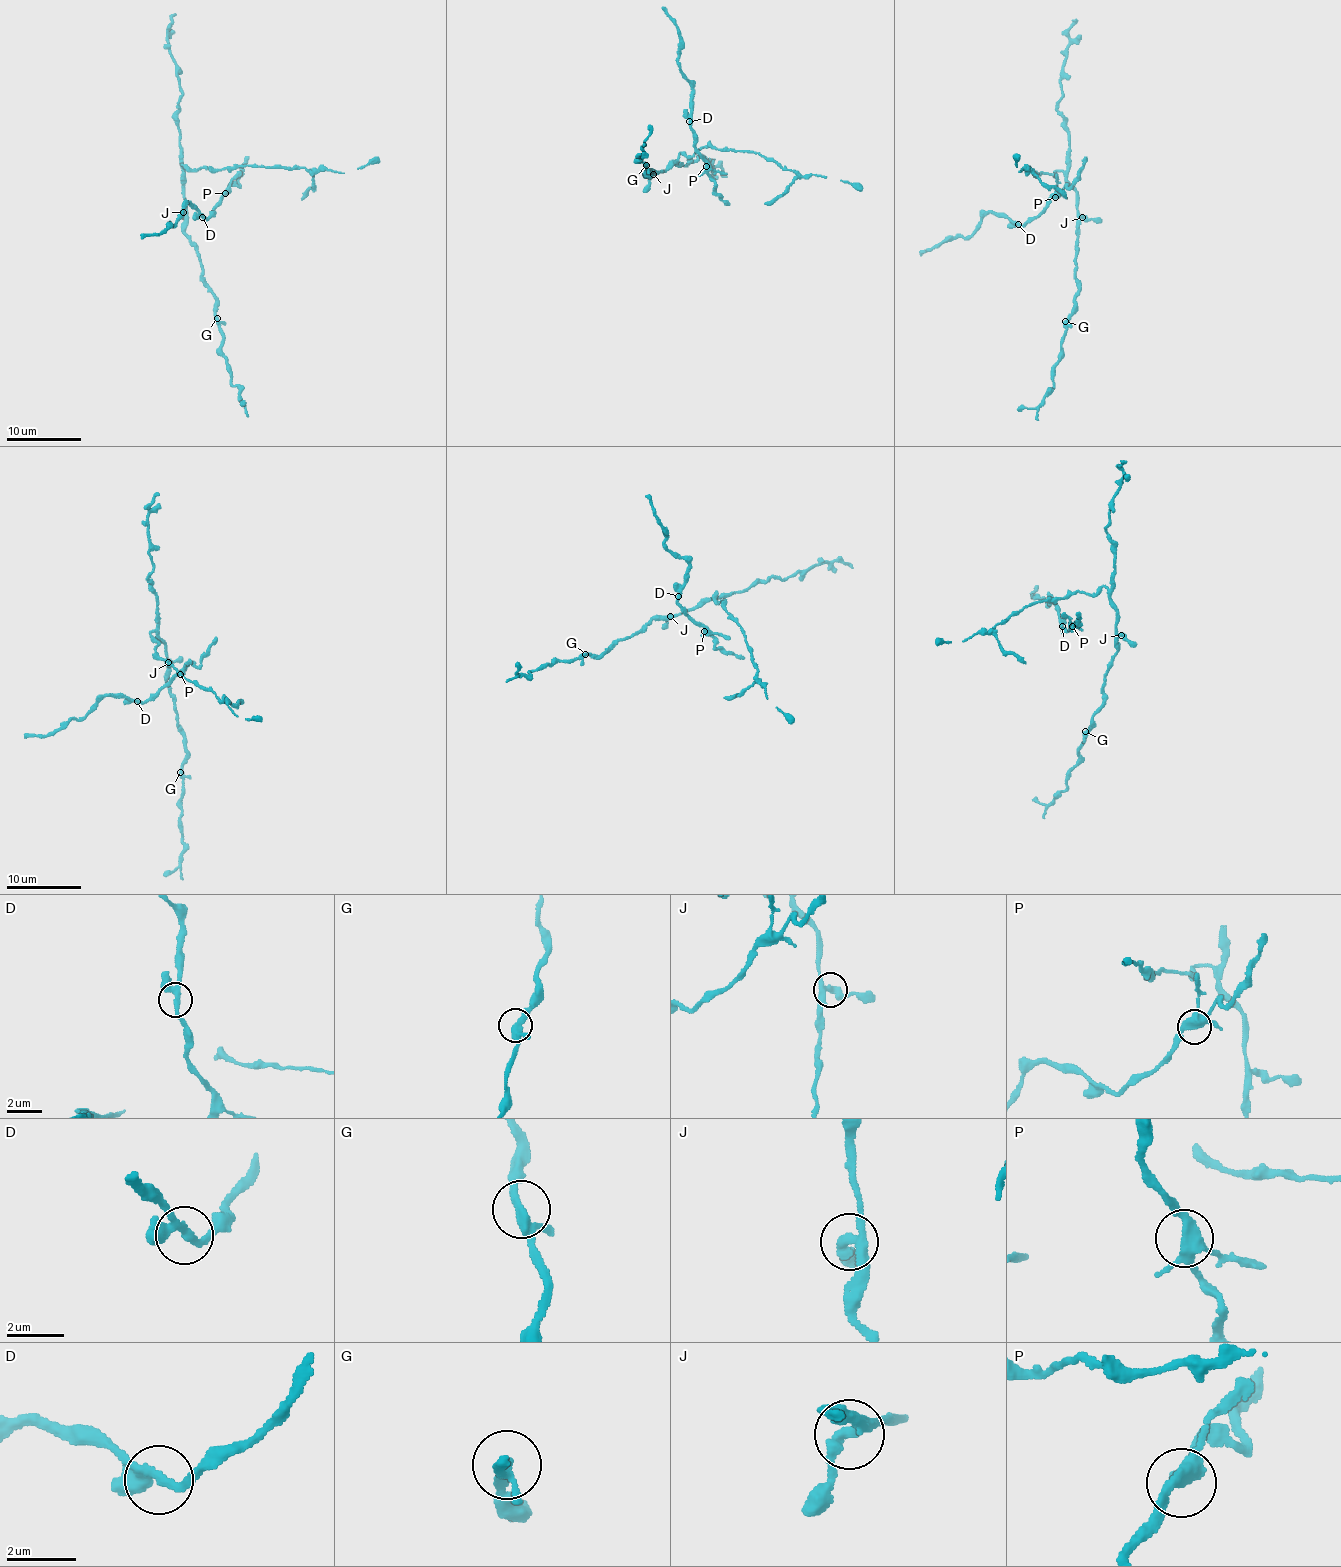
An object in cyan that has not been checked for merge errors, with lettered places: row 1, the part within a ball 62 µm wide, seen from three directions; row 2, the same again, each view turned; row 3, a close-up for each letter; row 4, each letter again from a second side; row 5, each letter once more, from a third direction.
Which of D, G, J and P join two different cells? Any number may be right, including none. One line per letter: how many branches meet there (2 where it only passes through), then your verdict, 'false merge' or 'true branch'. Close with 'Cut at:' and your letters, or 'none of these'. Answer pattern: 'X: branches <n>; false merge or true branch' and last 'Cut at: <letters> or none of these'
D: branches 3; true branch
G: branches 3; true branch
J: branches 3; true branch
P: branches 4; true branch
Cut at: none of these

